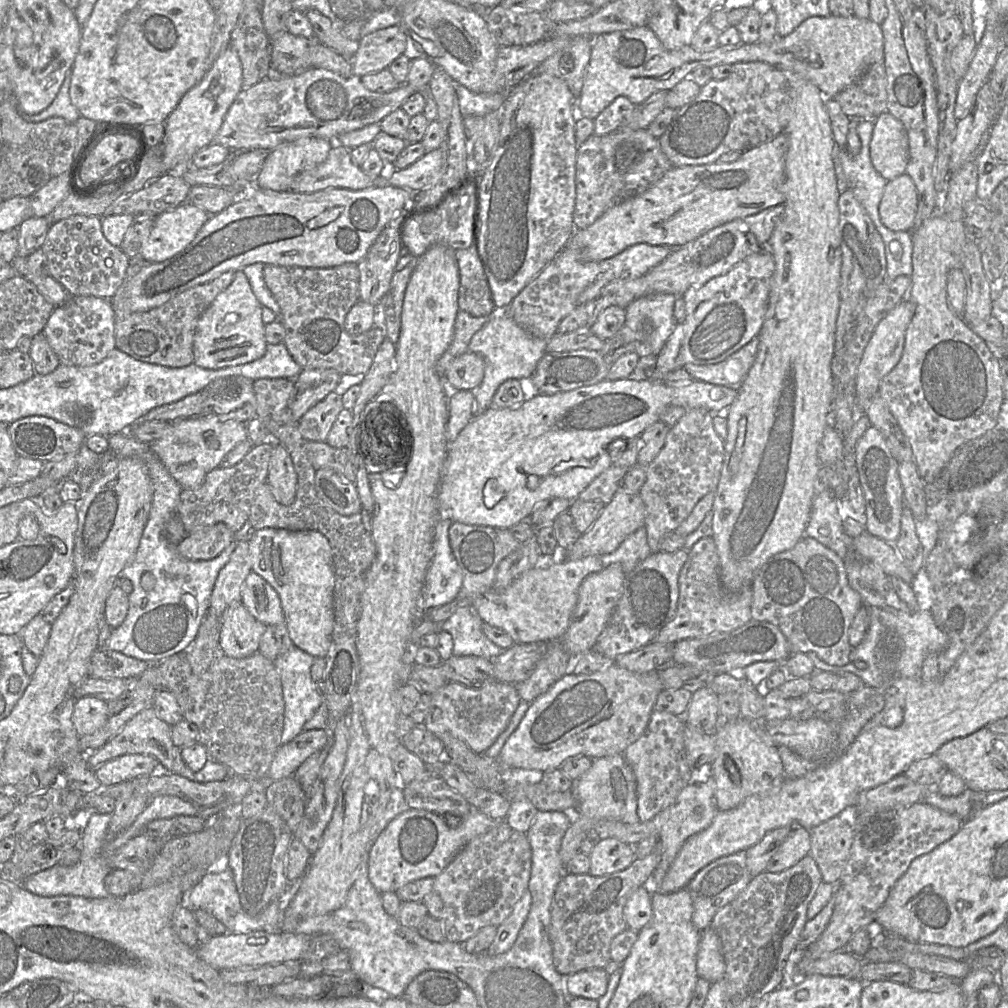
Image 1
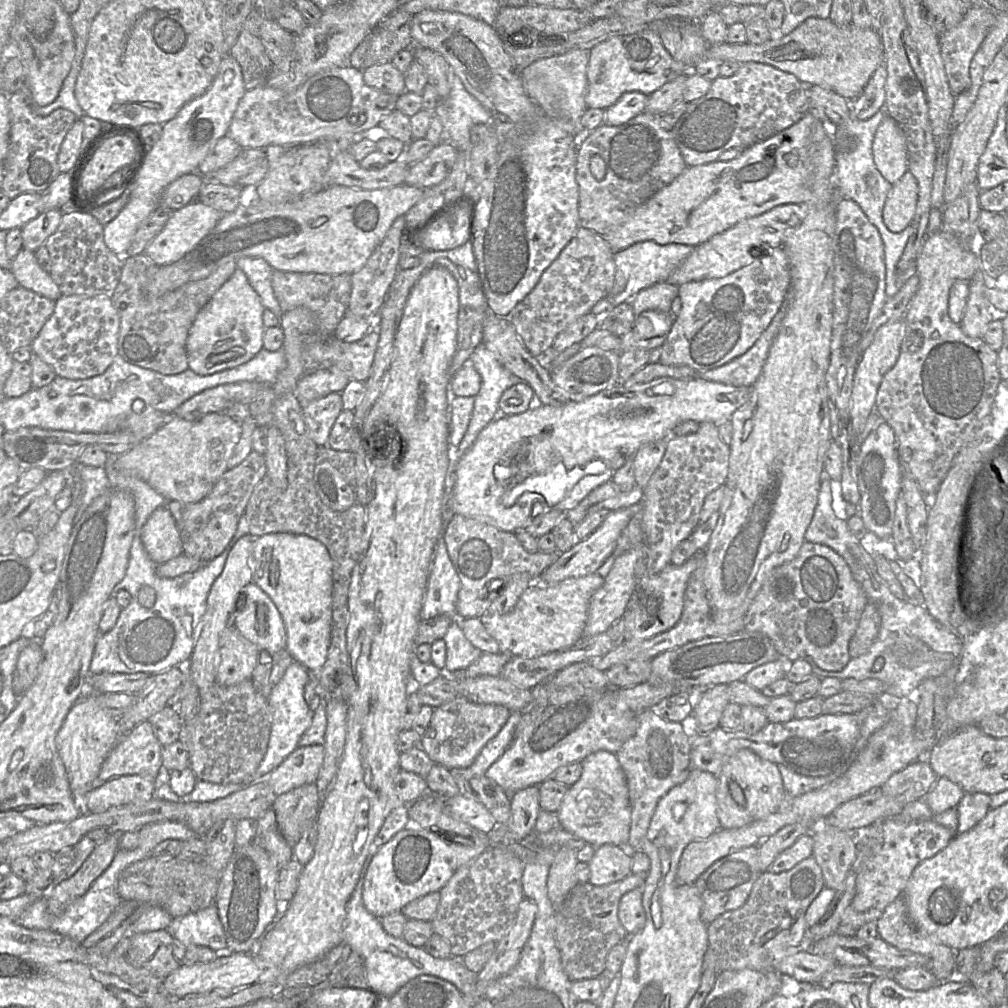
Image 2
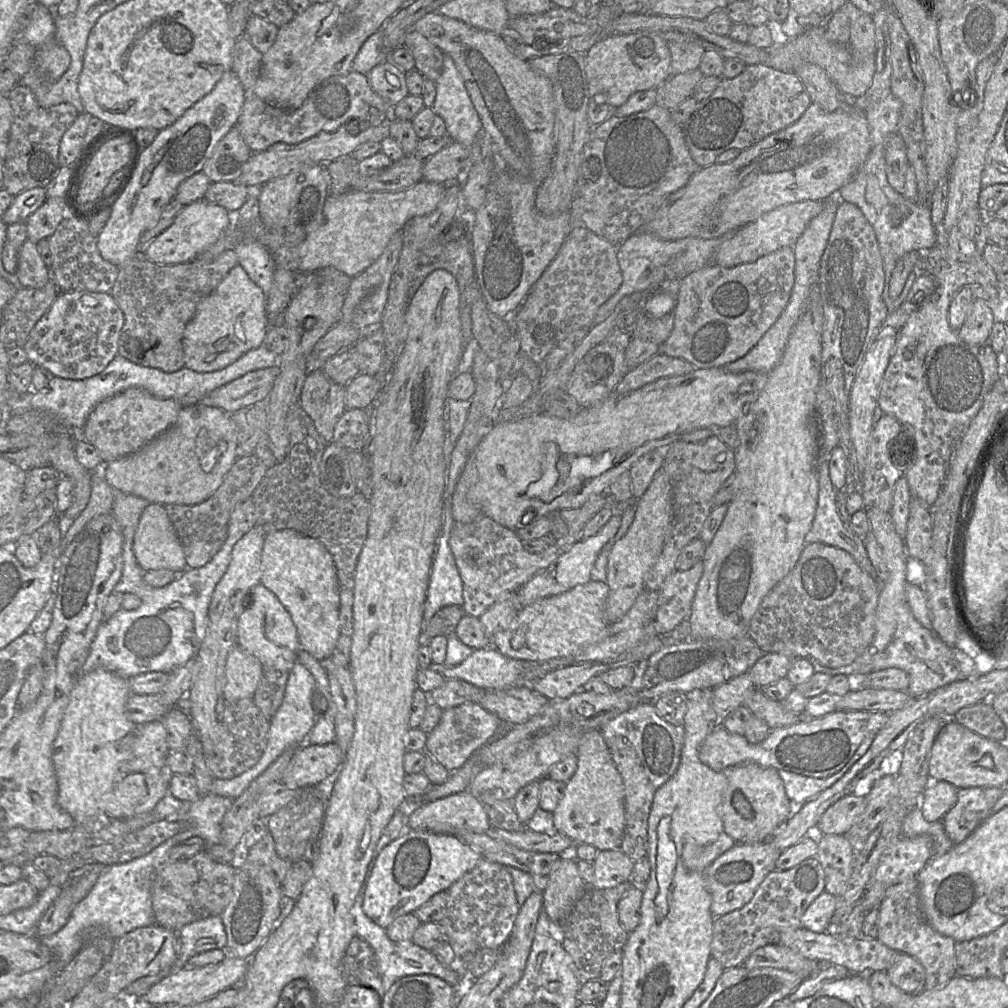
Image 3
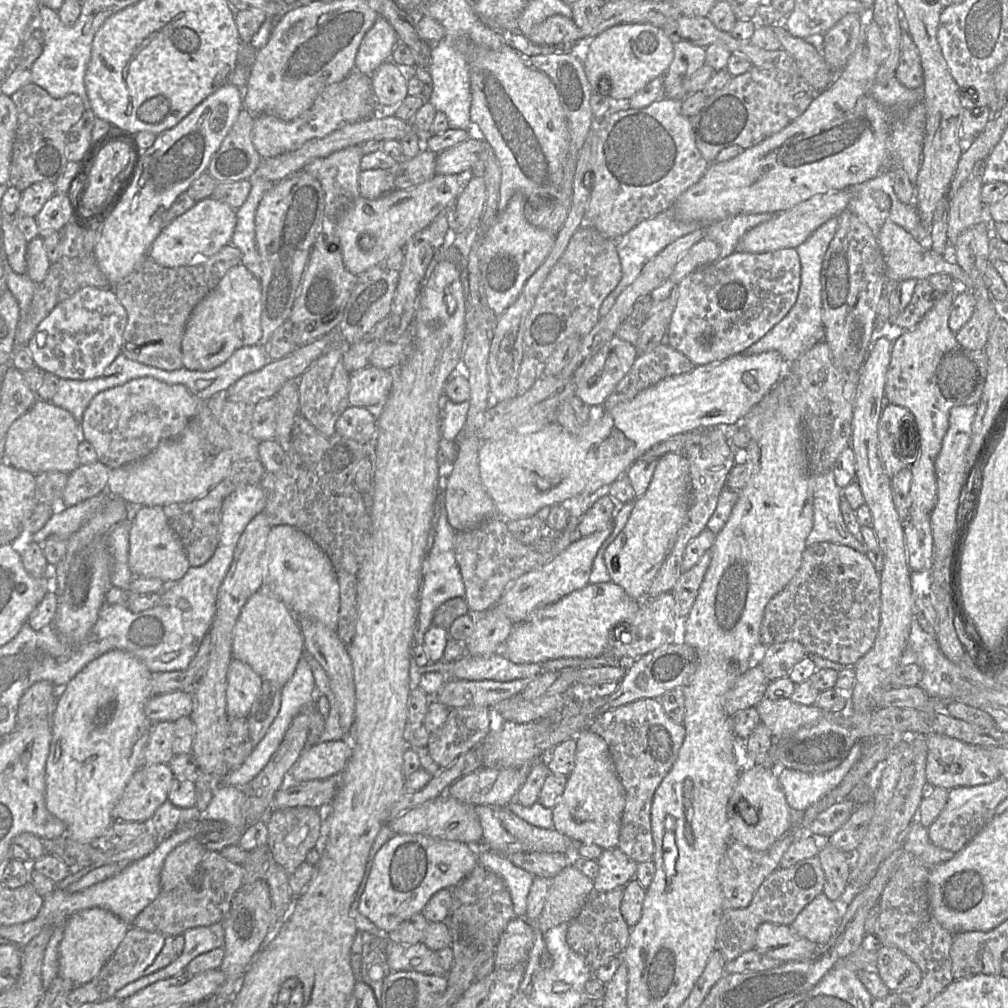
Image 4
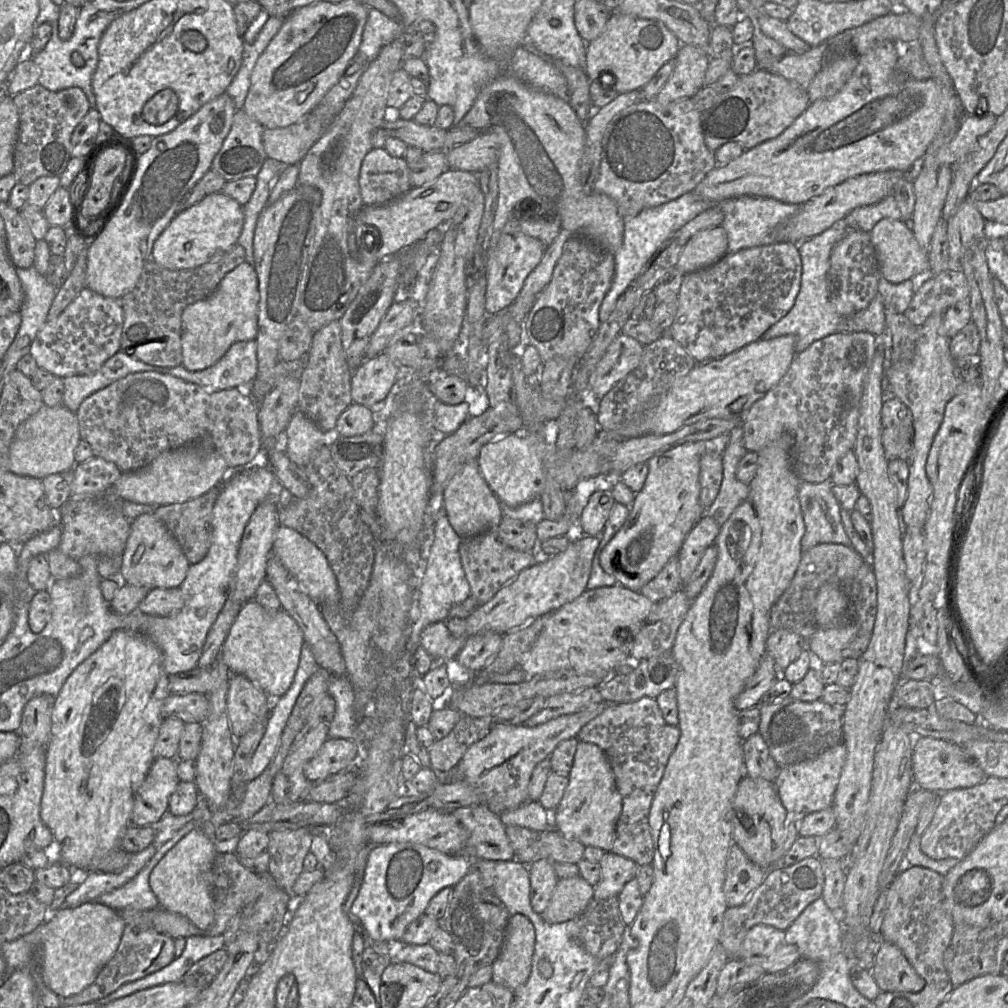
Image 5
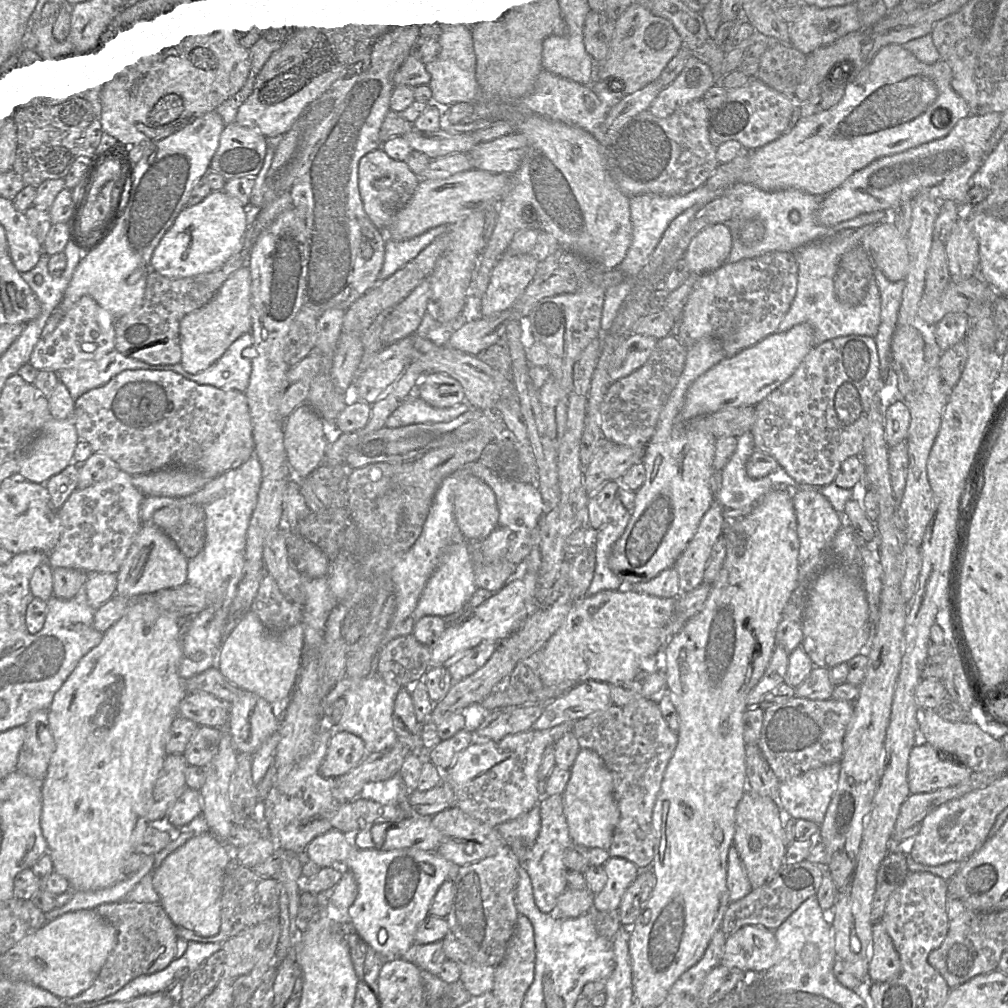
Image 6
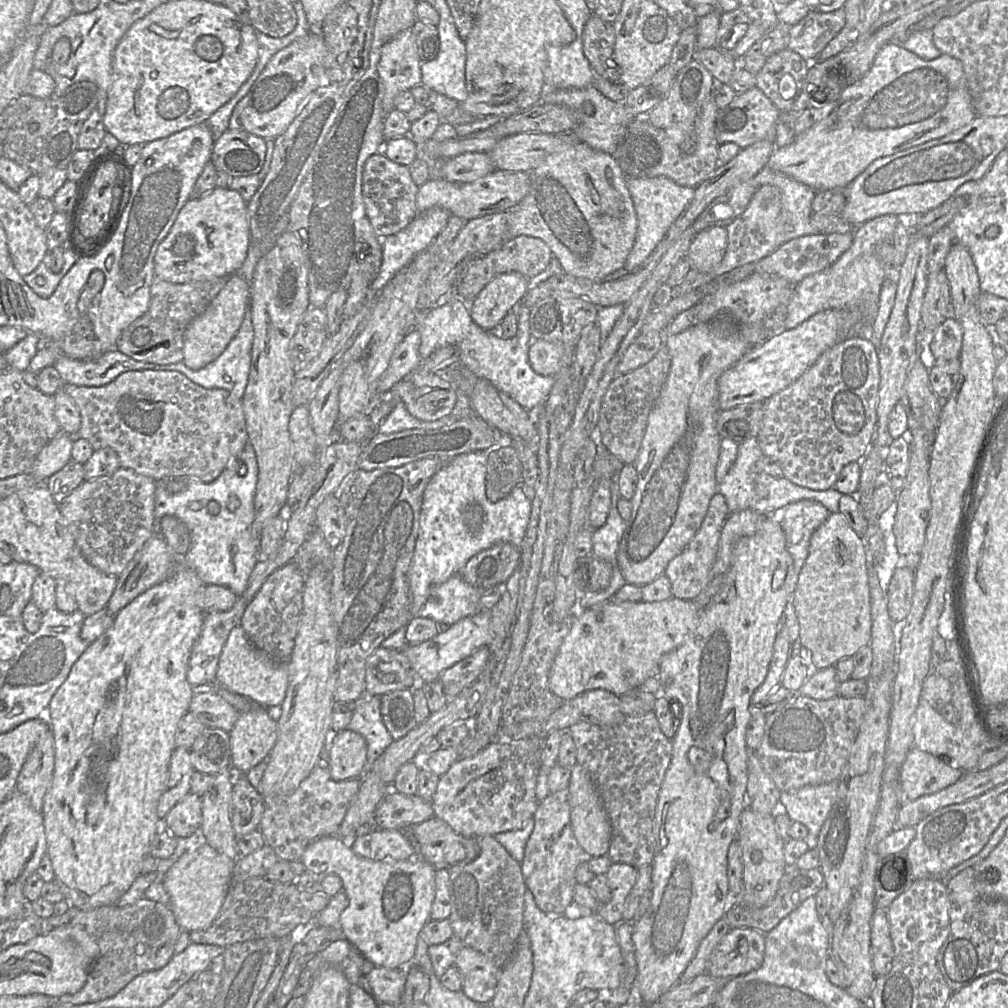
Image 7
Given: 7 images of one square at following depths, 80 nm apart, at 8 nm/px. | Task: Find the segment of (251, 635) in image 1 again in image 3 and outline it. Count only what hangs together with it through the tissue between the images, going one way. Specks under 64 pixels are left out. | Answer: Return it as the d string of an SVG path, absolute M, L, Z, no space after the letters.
M235 645L229 652L225 671L223 696L226 703L252 698L262 674L262 664L252 654Z

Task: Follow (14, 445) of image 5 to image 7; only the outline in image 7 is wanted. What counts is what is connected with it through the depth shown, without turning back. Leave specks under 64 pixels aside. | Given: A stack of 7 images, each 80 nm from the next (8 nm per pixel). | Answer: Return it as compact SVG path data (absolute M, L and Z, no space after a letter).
M64 431L60 432L40 451L29 473L46 481L62 469L71 460L74 437Z

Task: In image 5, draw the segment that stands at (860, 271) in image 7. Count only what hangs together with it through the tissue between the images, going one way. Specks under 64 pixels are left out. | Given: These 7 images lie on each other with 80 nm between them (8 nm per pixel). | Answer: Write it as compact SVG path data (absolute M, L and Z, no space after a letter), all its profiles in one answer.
M844 218L836 221L823 232L798 244L801 259L800 289L790 311L768 329L761 339L772 339L784 335L796 337L796 354L810 347L812 343L828 335L840 332L869 332L880 335L885 330L885 308L879 293L872 299L867 308L851 315L838 314L828 299L826 273L830 264L830 253L833 247L842 240L851 228L845 226Z

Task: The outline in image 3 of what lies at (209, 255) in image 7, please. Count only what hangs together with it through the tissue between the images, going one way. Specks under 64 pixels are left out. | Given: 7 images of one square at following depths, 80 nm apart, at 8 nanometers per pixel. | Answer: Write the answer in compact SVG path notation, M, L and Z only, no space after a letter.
M203 198L184 206L173 223L144 248L144 253L151 261L161 265L190 262L214 244L232 223L232 213Z

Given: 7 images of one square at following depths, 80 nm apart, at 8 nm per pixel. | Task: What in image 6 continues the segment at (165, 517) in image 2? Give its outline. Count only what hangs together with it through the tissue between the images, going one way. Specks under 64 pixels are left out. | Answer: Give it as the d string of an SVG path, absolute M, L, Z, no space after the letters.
M152 522L143 523L117 573L116 595L129 599L155 595L187 583L188 559L171 538Z

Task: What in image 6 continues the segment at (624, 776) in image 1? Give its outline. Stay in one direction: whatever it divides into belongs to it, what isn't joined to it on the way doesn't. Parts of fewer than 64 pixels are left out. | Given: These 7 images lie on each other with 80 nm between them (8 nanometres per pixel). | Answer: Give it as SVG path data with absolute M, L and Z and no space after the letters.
M580 748L570 769L570 778L563 795L563 810L573 844L608 852L620 810L613 797L613 779L603 759L593 750Z

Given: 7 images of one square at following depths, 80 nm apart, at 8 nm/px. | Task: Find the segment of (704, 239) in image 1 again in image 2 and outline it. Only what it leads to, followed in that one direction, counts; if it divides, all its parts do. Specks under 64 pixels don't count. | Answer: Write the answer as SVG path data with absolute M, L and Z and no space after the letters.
M808 203L778 205L760 215L744 219L731 228L695 246L691 254L671 273L665 282L680 285L707 278L724 277L750 264L764 250L782 247L785 233L799 225L810 209Z

